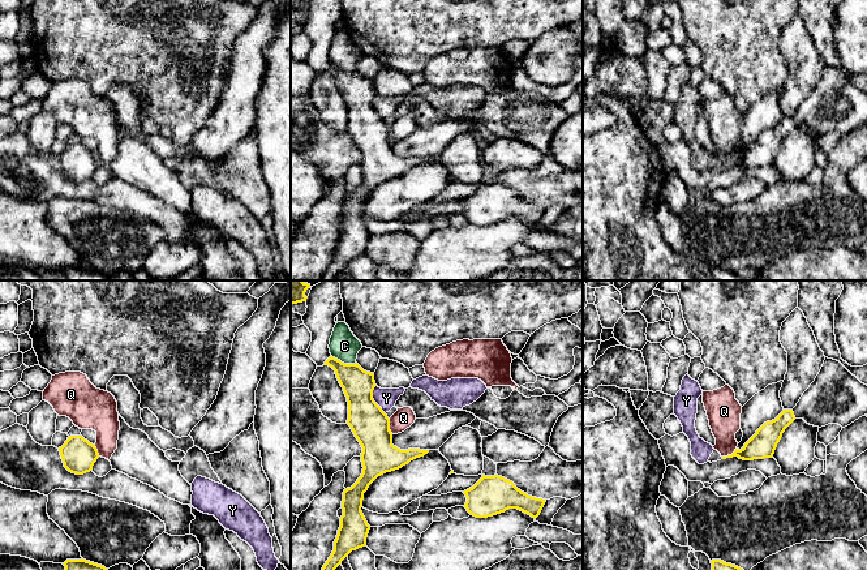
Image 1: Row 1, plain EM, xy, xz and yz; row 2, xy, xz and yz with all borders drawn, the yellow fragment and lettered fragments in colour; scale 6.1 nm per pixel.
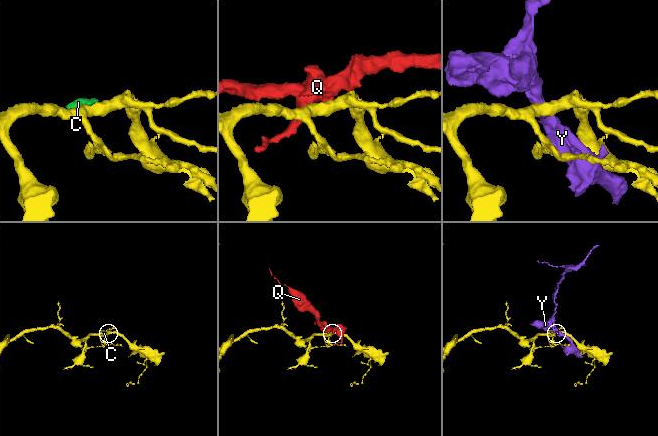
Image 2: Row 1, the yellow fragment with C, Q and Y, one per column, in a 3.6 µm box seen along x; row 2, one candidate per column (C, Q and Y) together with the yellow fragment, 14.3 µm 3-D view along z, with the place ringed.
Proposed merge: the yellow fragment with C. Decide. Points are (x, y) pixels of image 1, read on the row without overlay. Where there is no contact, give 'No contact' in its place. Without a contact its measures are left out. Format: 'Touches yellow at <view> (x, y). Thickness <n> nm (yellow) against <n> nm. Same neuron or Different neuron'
Touches yellow at xz (343, 71). Thickness 190 nm (yellow) against 180 nm. Different neuron

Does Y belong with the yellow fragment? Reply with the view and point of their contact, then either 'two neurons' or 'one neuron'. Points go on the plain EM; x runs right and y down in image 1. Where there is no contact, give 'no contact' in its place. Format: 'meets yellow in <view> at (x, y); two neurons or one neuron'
meets yellow in xz at (373, 107); two neurons

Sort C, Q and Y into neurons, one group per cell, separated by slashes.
C / Q / Y

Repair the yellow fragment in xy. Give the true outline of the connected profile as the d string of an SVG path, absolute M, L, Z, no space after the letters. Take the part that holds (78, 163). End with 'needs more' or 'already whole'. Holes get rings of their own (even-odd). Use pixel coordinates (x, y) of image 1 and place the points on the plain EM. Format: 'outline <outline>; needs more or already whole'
outline M70 143L65 151L59 155L64 175L76 183L83 183L93 177L99 166L95 153L90 151L82 143Z; already whole

